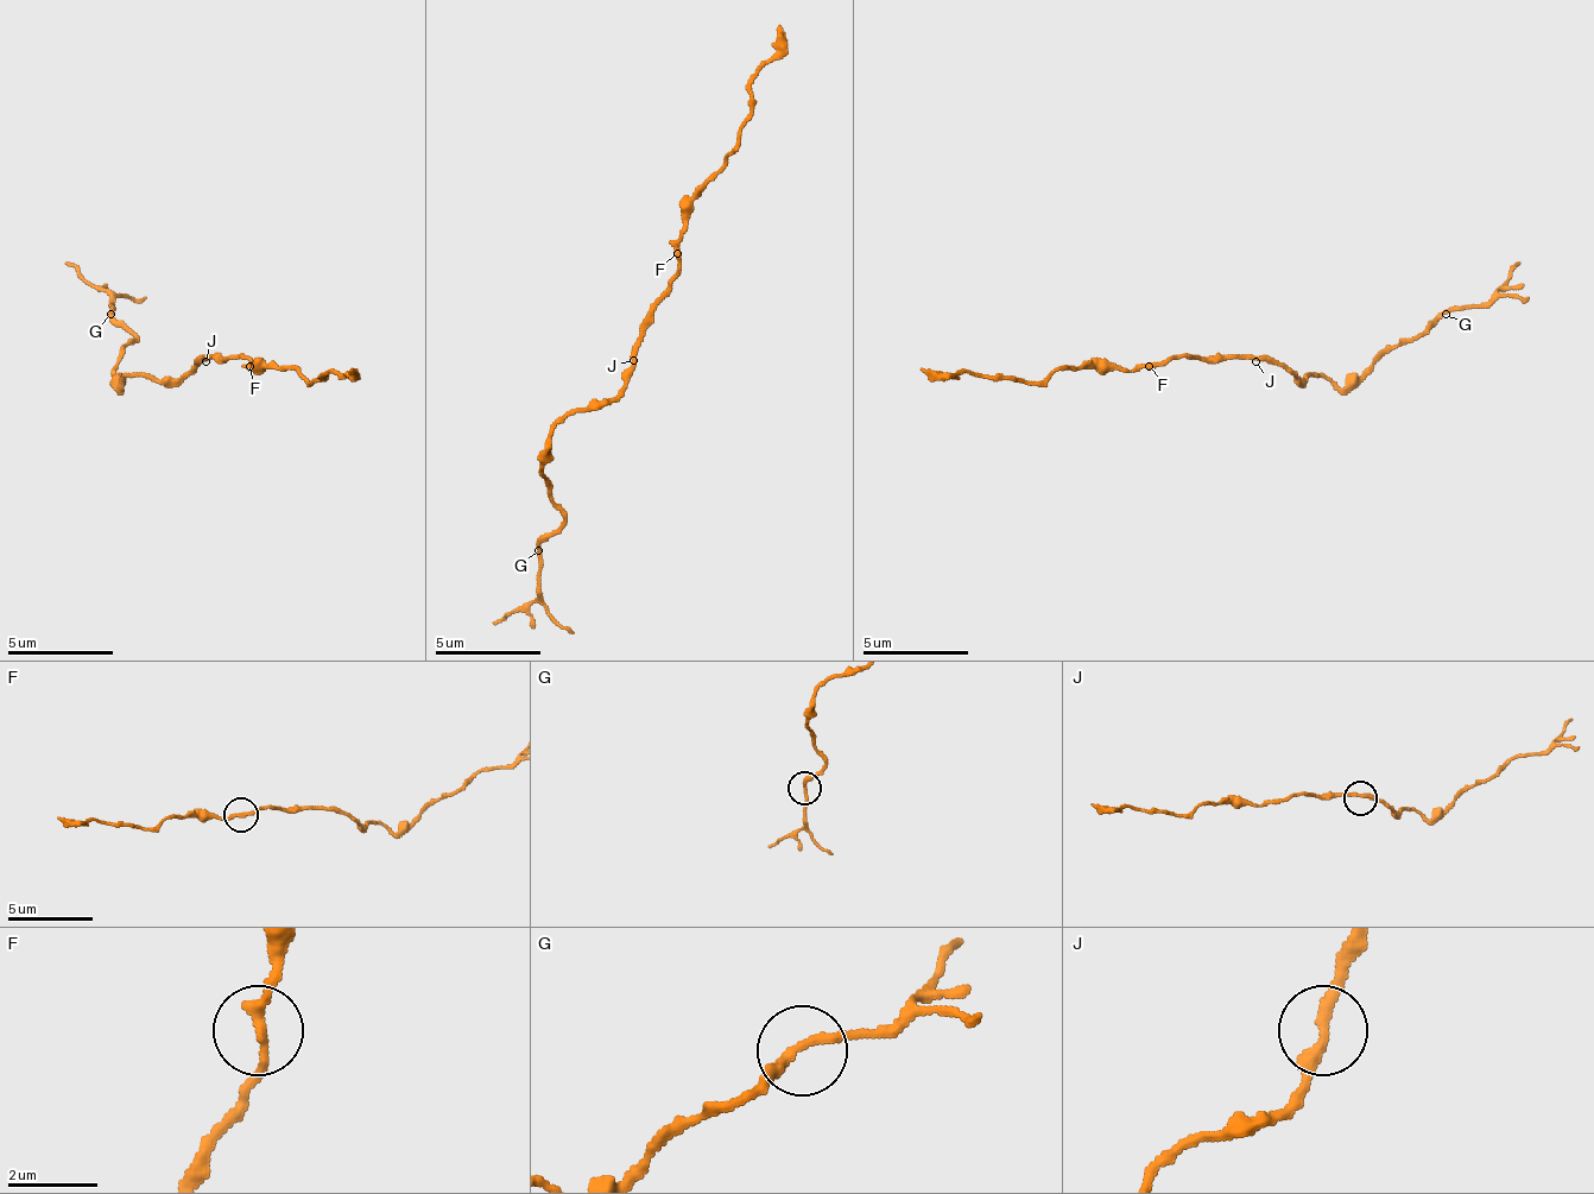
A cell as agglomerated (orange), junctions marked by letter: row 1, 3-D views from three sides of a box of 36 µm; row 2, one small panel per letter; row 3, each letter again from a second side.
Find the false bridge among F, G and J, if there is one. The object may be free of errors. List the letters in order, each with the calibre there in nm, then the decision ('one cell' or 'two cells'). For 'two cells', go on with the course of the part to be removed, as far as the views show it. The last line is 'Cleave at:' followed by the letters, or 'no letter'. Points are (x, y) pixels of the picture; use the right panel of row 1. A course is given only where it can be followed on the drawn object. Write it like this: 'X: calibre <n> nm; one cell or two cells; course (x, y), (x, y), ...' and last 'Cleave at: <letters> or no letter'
F: calibre 200 nm; one cell
G: calibre 220 nm; one cell
J: calibre 240 nm; one cell
Cleave at: no letter

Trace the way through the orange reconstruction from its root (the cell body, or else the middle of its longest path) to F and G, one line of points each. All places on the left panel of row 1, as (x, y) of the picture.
F: (206, 357), (242, 357), (247, 367)
G: (206, 357), (184, 378), (126, 378), (121, 387), (116, 378), (116, 357), (132, 340), (137, 340), (111, 314)

